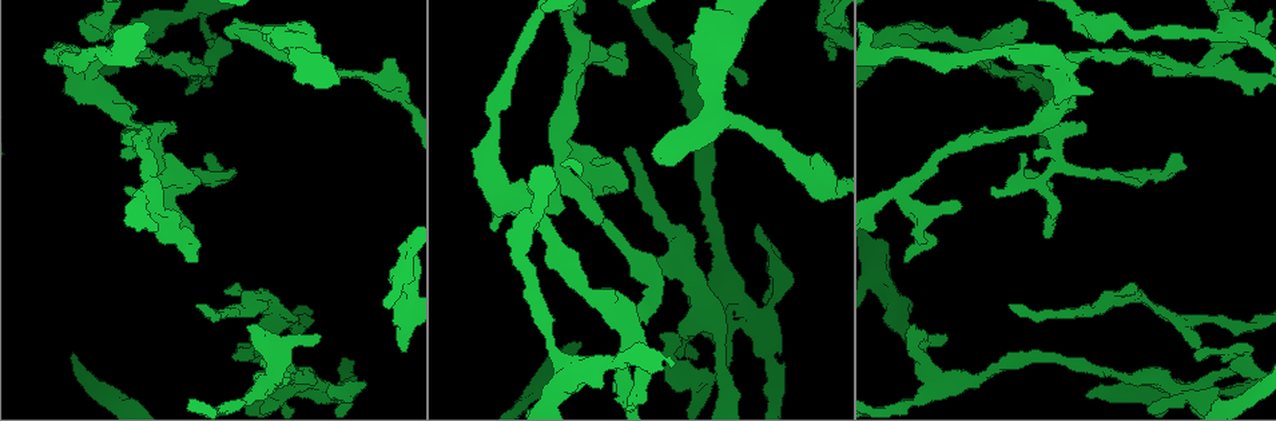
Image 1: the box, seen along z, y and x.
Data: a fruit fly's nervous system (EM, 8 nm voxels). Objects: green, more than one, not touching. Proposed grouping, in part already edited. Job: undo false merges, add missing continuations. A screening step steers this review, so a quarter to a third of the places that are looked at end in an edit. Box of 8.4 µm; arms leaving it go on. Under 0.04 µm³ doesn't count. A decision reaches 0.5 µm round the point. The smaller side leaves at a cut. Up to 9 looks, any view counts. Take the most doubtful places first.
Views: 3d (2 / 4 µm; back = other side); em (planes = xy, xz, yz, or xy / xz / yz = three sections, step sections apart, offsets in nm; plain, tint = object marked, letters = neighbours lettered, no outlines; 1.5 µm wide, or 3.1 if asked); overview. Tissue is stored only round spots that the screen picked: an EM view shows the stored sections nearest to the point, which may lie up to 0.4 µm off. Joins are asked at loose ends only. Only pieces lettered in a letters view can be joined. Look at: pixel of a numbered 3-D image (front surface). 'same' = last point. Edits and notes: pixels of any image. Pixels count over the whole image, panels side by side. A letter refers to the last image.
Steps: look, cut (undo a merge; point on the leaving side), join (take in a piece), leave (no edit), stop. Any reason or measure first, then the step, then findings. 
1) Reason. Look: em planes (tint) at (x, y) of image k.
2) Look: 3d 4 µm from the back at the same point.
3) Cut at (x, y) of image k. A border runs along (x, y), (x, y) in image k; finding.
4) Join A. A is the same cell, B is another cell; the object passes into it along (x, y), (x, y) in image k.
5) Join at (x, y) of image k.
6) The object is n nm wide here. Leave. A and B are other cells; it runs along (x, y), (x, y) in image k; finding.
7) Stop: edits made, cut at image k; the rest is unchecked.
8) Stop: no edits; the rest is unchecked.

Branch stops here. Look: 3d 2 µm at (401, 352) of image 1.

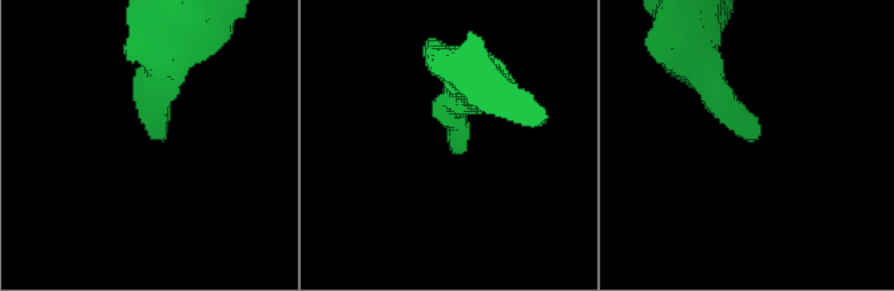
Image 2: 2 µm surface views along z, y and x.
Shape alone is not enough. Look: em planes (letters) at (155, 138) of image 2.

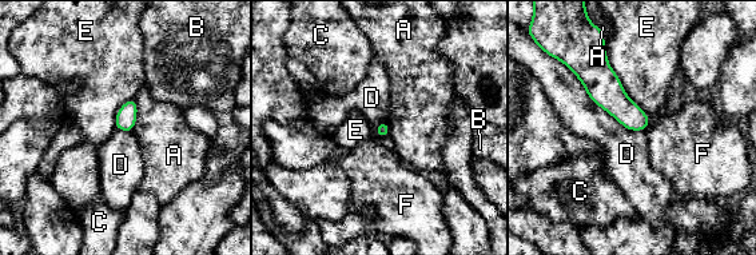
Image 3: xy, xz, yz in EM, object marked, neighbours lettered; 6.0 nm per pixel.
Leave. A, B, C, D, E and F are other cells; a border runs along (566, 67), (596, 104), (644, 131) in image 3; none of them fits.

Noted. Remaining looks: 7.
An open end. Look: 3d 4 µm from the back at (1047, 237) of image 1.

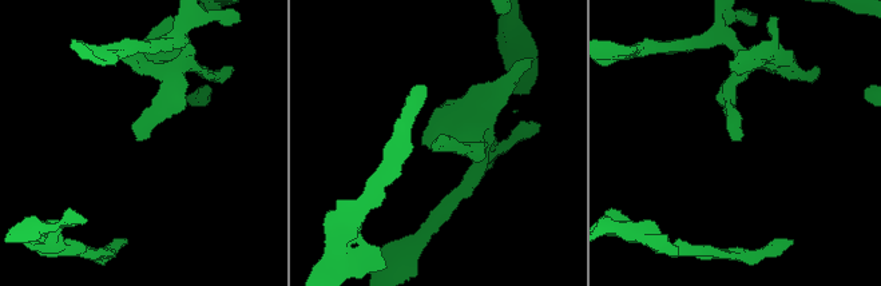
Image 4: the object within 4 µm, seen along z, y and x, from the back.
Shape alone is not enough. Look: em planes (letters) at (436, 139) of image 4.

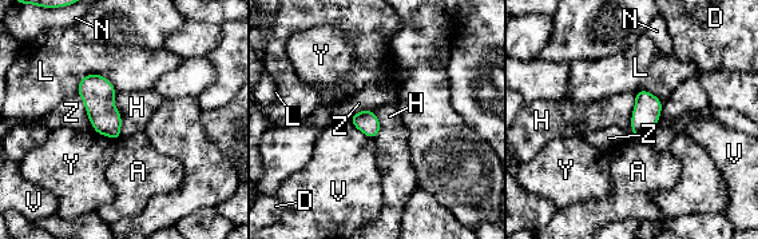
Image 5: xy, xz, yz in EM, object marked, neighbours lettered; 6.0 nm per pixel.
The longest contact is with H, 260 nm. Leave. A, D, H, L, N, V, Y and Z are other cells; a border runs along (116, 92), (122, 135) in image 5; no lettered piece goes on from it.

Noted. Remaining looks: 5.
Free end. Look: em xz step 8 (tint) at (126, 190) of image 1.

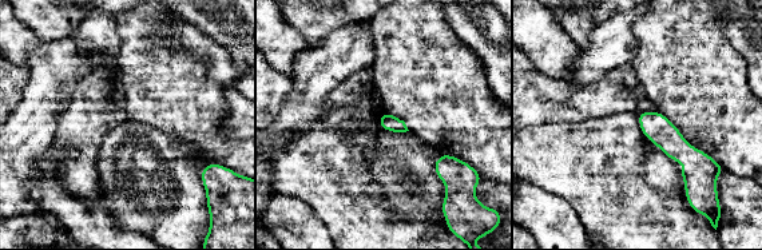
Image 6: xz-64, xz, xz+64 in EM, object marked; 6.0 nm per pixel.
Another direction. Look: em planes (letters) at the same point.

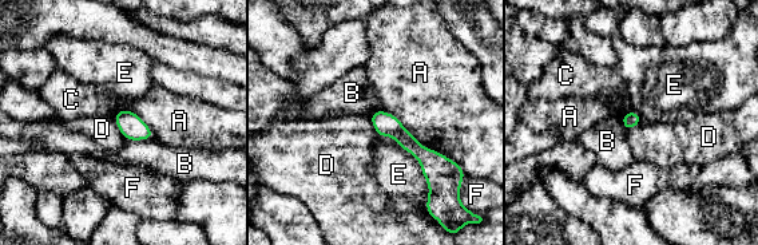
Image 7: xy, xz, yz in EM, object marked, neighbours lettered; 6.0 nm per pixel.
Leave. A, B, C, D, E and F are other cells; a border runs along (114, 117), (116, 129), (126, 138) in image 7; none of them fits.

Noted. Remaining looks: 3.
Narrows sharply. Look: 3d 2 µm at (152, 28) of image 1.

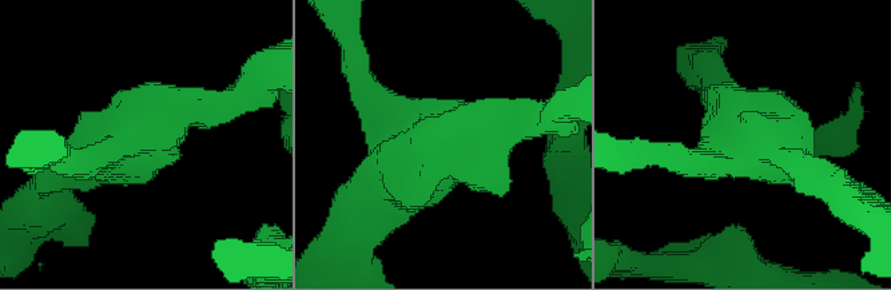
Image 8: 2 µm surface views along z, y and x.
3 arms meet here; the arms are 180, 220, 220 nm wide; shape alone is not enough. Look: em planes (letters) at (128, 135) of image 8.

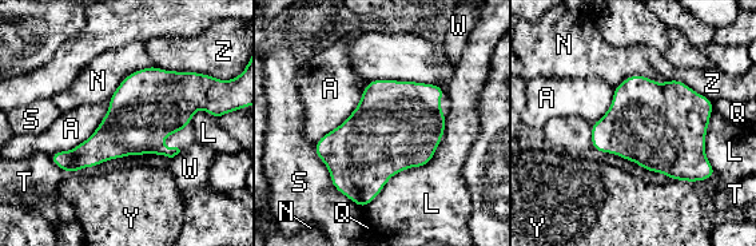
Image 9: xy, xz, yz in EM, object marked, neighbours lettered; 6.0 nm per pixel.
The object is 400 nm wide here. Leave. A, L, N, Q, S, T, W, Y and Z are other cells; a border runs along (110, 99), (86, 139), (50, 155) in image 9; all the same neuron.

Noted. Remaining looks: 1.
Stop: no edits; the rest is unchecked.

